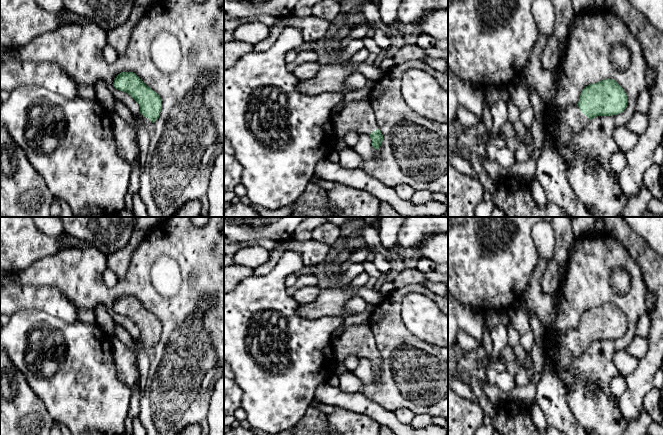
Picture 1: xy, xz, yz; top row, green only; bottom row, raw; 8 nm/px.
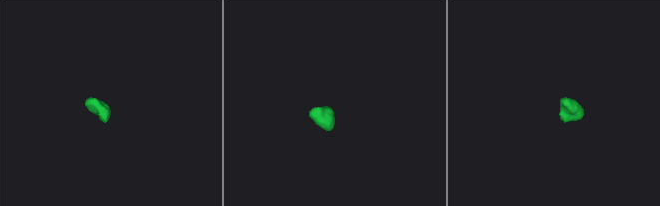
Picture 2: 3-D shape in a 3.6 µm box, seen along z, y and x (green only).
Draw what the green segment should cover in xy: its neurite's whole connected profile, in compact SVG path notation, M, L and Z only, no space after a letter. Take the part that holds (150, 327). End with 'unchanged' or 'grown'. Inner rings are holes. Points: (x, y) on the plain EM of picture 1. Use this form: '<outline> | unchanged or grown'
M121 296L113 306L116 313L129 318L140 330L132 348L128 348L117 337L109 337L118 378L131 390L140 380L138 353L141 349L154 347L160 339L162 325L135 297Z | grown

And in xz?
M369 324L351 325L333 342L334 356L338 363L346 357L354 355L367 358L372 364L373 373L379 373L383 359L378 353L372 329Z | grown

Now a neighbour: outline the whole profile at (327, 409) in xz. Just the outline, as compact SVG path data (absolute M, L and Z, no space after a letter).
M314 400L311 405L315 405L319 410L321 410L322 412L326 413L326 414L330 414L334 411L334 406L331 405L325 405L317 400Z

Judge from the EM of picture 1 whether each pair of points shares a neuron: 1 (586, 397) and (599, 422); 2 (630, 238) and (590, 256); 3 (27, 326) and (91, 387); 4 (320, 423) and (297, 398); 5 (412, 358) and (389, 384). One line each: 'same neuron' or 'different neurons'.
1: same neuron
2: different neurons
3: same neuron
4: different neurons
5: same neuron

